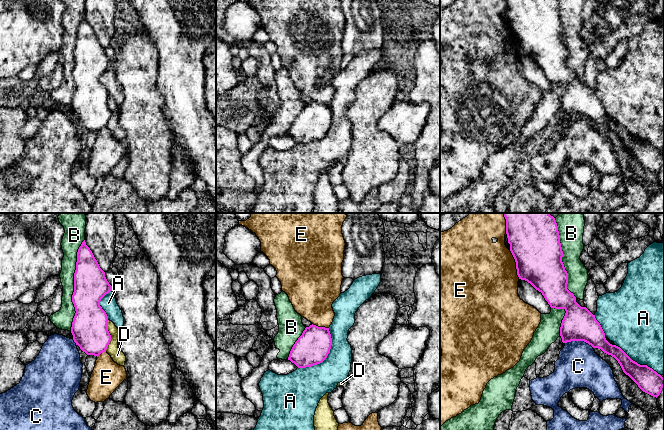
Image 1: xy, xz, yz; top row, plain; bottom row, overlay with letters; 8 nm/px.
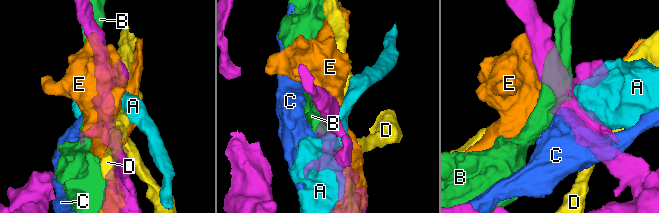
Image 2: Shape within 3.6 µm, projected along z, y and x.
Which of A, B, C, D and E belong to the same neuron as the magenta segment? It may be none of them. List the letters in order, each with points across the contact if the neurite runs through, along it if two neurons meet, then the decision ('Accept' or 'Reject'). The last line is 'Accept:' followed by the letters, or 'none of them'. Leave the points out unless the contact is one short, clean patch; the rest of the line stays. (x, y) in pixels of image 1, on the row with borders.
A: Reject
B: Reject
C: Reject
D: Reject
E: Reject
Accept: none of them

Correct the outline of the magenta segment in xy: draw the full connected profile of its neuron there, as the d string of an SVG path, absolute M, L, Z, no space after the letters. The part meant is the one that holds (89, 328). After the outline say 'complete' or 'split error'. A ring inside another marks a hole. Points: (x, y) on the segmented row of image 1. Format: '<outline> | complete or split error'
M85 240L77 252L72 302L75 307L71 333L73 340L87 355L106 352L111 341L108 316L100 306L101 299L112 291Z | complete

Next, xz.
M310 325L293 345L288 360L298 368L322 363L330 353L332 338L329 328Z | complete

